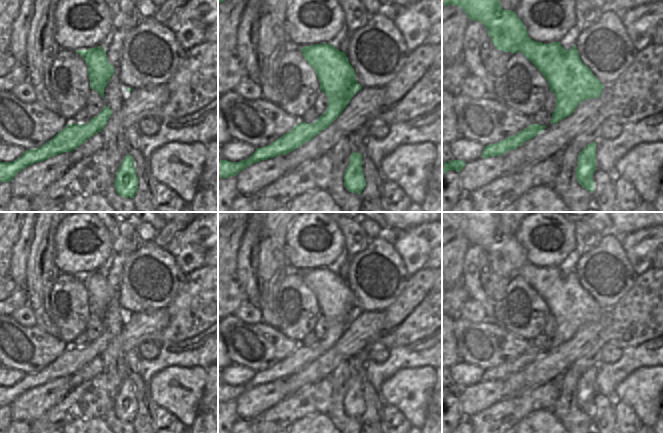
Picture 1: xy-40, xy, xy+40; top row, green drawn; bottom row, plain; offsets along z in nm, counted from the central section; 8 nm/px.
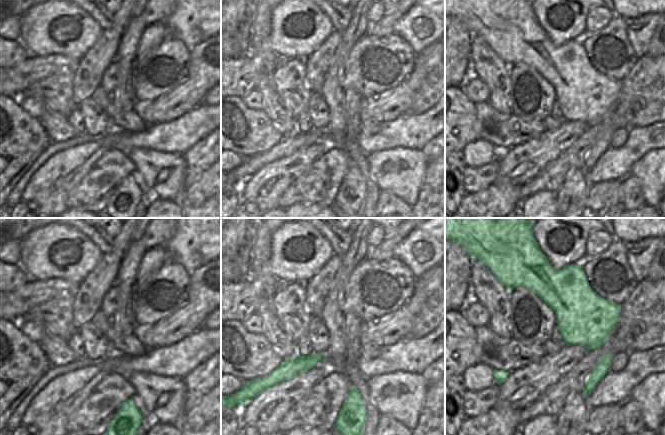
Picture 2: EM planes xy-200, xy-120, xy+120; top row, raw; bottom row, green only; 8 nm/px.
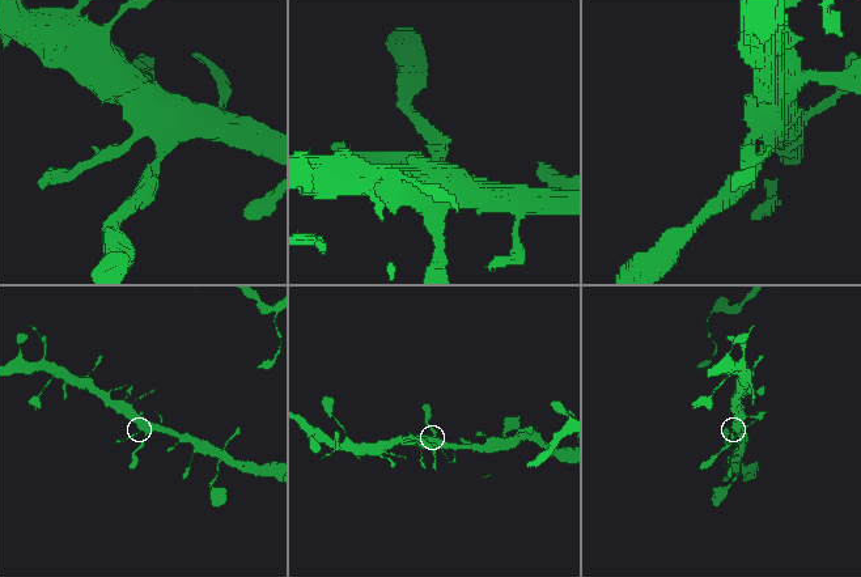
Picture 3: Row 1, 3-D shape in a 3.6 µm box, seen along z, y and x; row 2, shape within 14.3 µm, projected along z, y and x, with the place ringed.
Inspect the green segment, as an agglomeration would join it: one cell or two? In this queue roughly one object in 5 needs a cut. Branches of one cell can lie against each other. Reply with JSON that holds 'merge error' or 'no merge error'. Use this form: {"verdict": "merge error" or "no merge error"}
{"verdict": "no merge error"}

